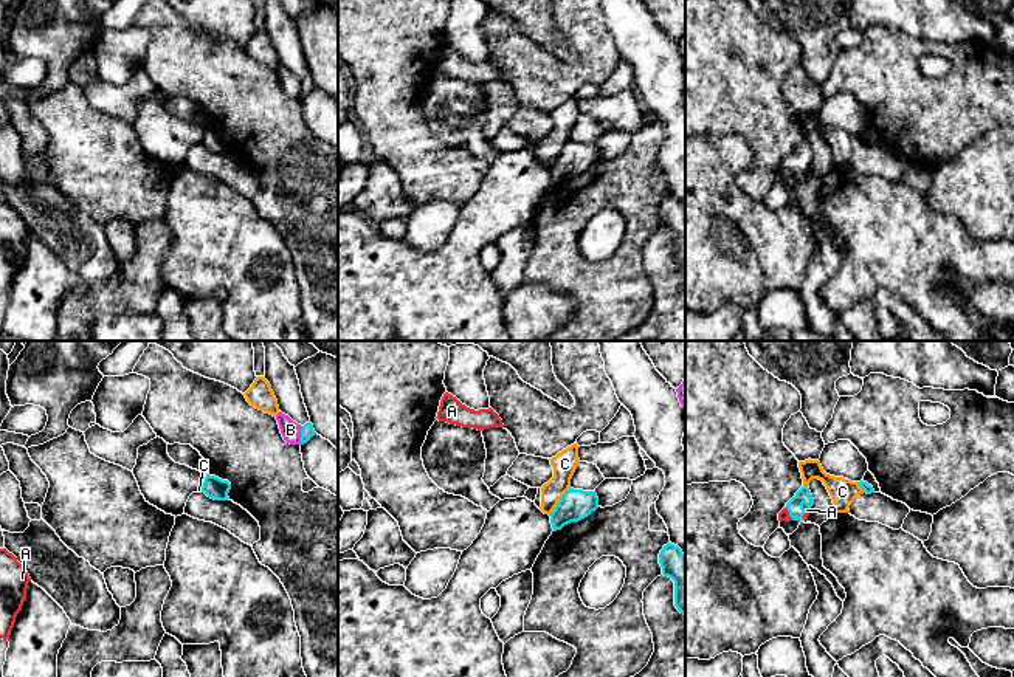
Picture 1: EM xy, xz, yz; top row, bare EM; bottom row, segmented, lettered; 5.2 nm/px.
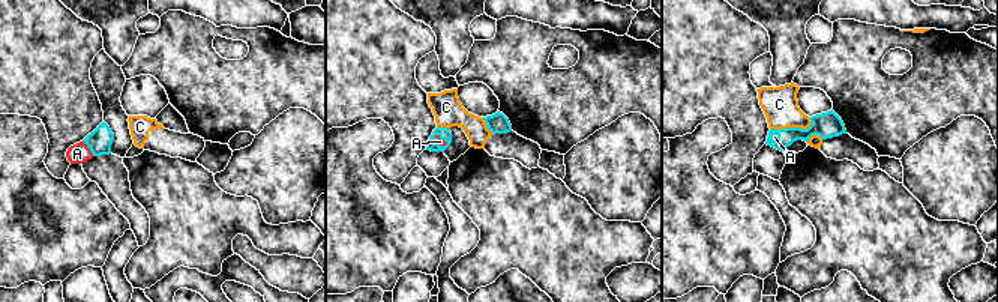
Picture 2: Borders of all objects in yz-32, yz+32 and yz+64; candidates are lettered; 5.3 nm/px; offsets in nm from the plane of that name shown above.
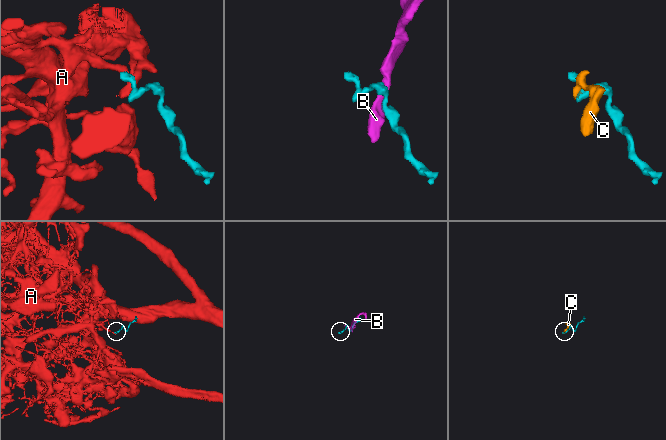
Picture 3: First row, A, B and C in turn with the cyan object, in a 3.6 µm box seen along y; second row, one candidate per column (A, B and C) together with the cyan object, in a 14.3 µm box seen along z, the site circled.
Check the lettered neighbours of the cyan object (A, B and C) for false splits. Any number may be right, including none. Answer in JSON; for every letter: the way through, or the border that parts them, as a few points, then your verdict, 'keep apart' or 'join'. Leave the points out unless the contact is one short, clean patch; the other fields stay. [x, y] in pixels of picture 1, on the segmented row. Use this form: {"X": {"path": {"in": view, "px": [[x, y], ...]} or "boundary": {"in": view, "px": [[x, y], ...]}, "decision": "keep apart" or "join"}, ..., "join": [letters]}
{"A": {"path": {"in": "yz", "px": [[796, 508], [803, 512], [807, 510]]}, "decision": "join"}, "B": {"decision": "keep apart"}, "C": {"decision": "keep apart"}, "join": ["A"]}

